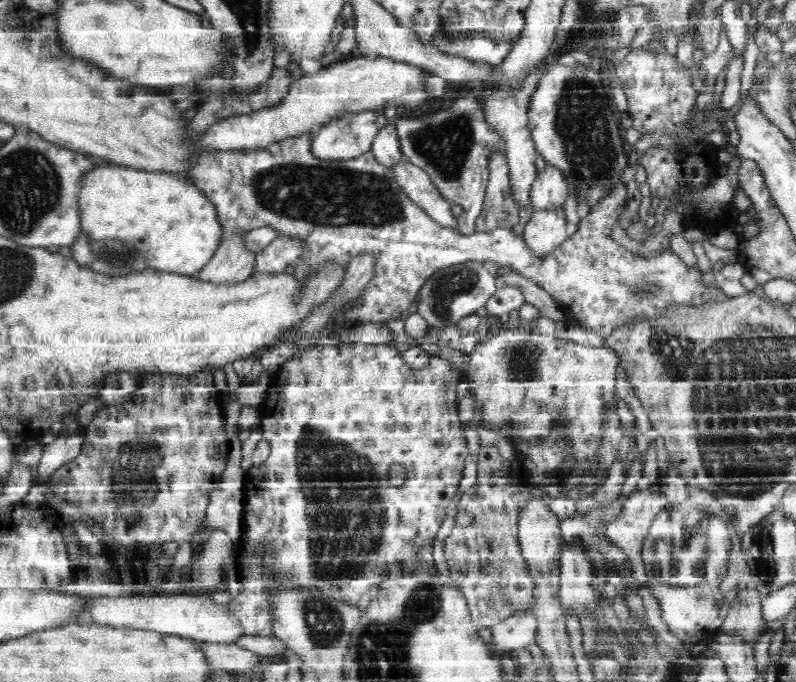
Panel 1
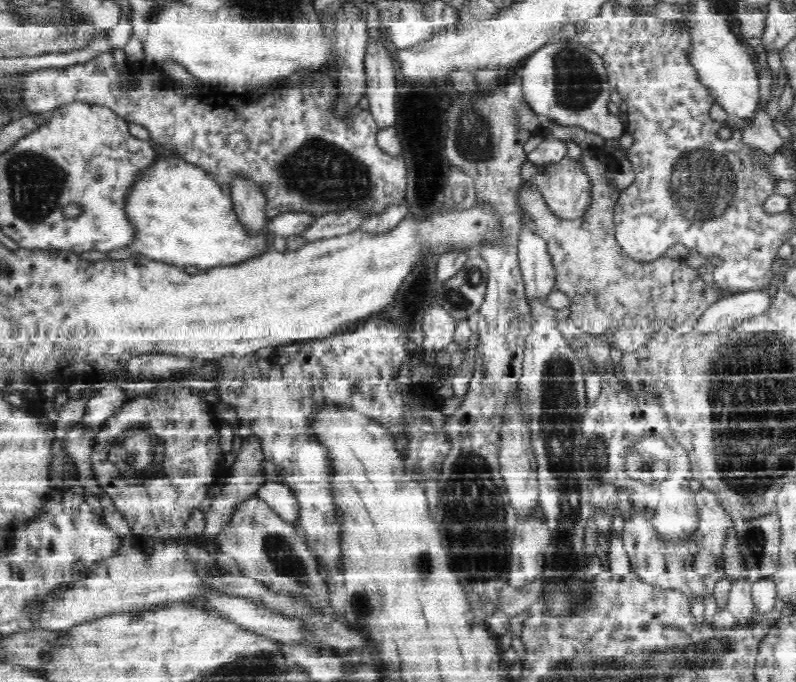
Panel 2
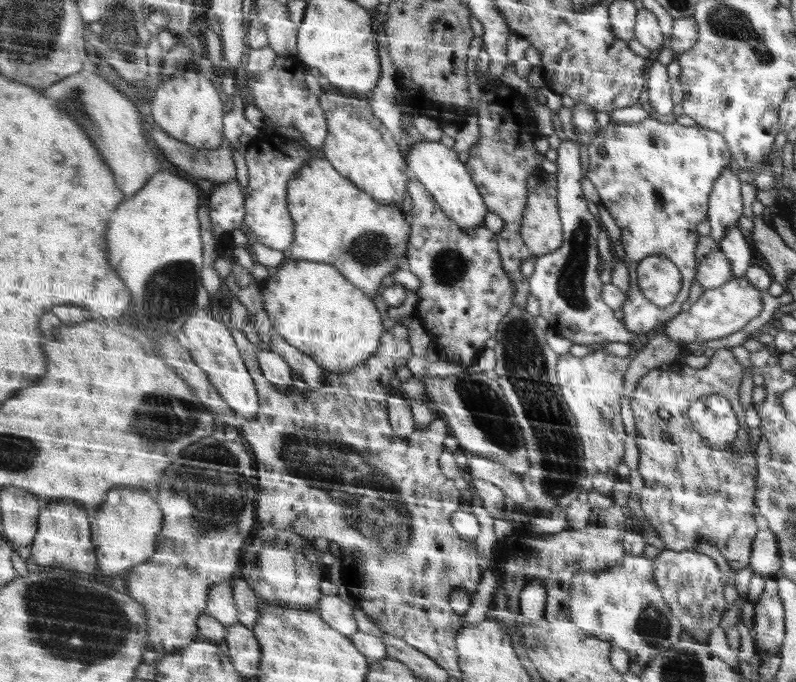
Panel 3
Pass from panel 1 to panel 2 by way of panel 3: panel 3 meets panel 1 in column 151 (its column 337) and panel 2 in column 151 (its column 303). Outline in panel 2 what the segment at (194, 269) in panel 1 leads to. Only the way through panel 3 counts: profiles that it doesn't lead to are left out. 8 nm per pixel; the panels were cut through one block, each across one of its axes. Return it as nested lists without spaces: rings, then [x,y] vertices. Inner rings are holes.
[[[164,150],[158,154],[158,162],[144,172],[144,178],[130,192],[128,216],[132,216],[132,222],[136,222],[138,226],[138,238],[132,246],[128,246],[130,252],[148,256],[156,262],[166,262],[184,270],[194,268],[204,272],[204,270],[216,270],[224,266],[240,266],[244,262],[250,262],[252,258],[258,258],[268,248],[272,248],[272,236],[266,232],[266,228],[254,232],[240,222],[240,216],[236,216],[236,200],[232,198],[230,190],[222,188],[200,166],[194,166],[182,158],[172,158],[164,154]]]

